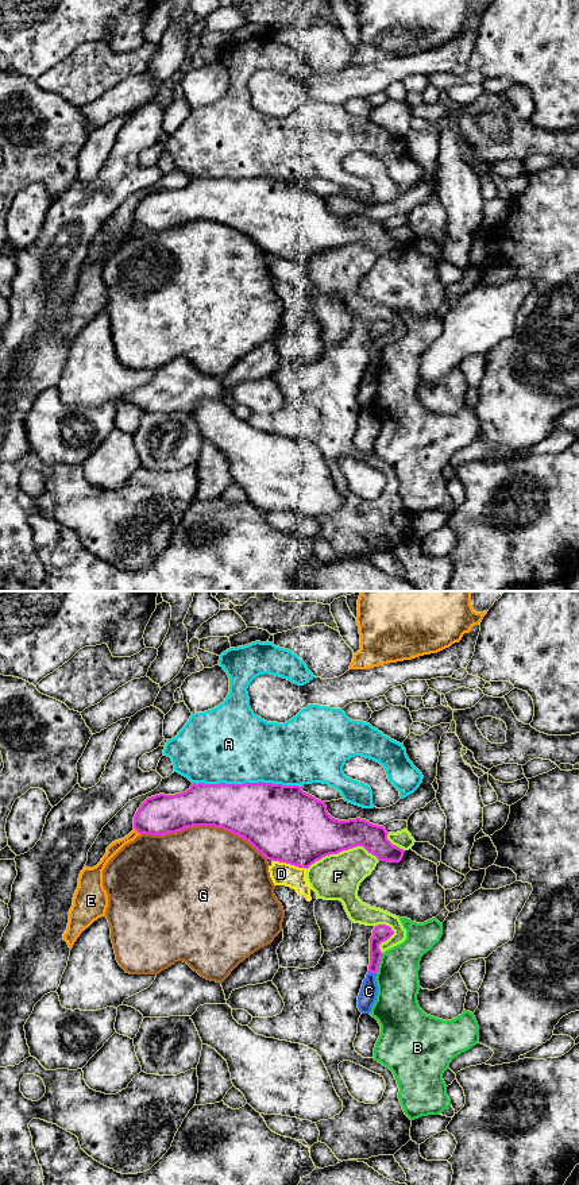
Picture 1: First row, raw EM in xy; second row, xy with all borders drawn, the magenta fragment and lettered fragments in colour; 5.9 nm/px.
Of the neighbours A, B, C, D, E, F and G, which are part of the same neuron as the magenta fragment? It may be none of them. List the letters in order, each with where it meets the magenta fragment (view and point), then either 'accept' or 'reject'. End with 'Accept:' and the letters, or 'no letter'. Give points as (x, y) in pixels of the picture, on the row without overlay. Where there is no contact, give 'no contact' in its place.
A: contact xy (246, 178); reject
B: contact xy (378, 359); reject
C: contact xy (373, 367); reject
D: contact xy (290, 259); reject
E: contact xy (136, 226); reject
F: contact xy (342, 246); reject
G: contact xy (204, 220); reject
Accept: no letter

